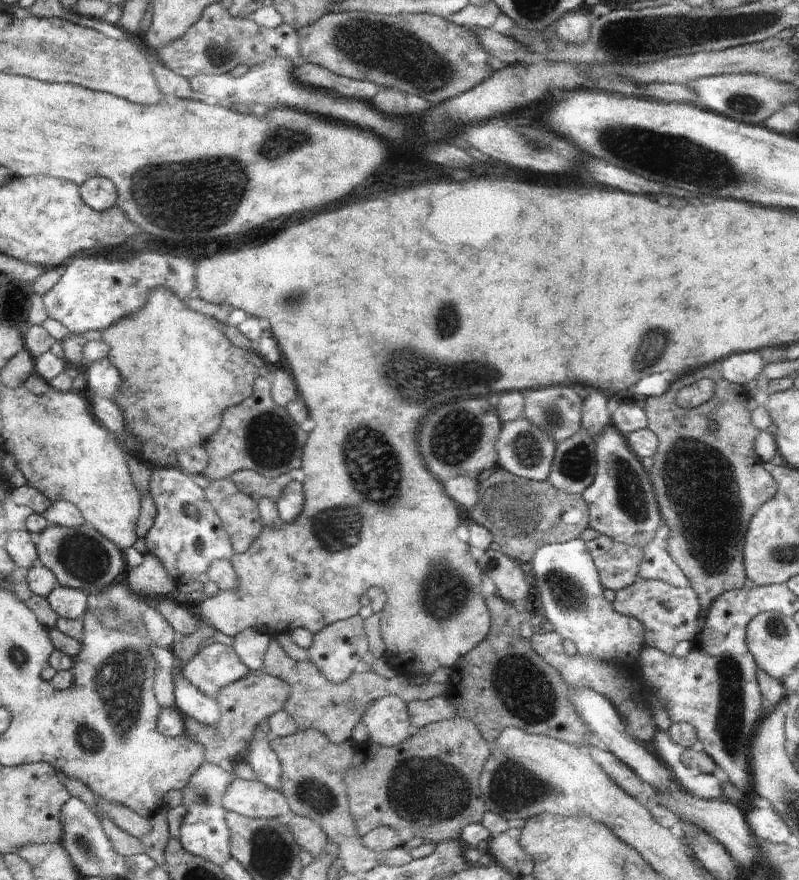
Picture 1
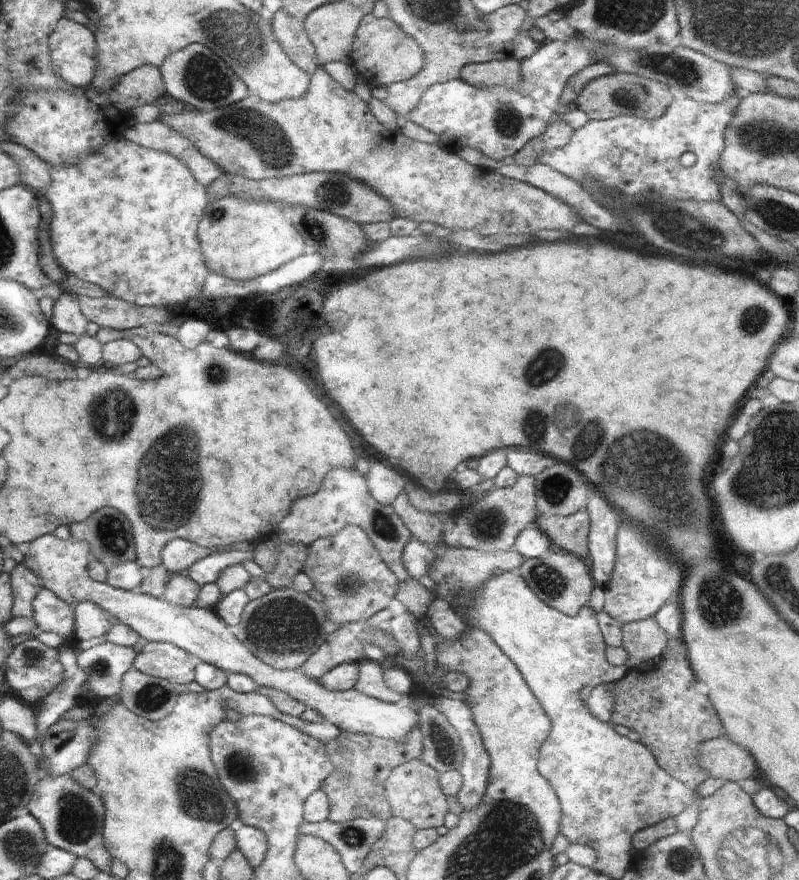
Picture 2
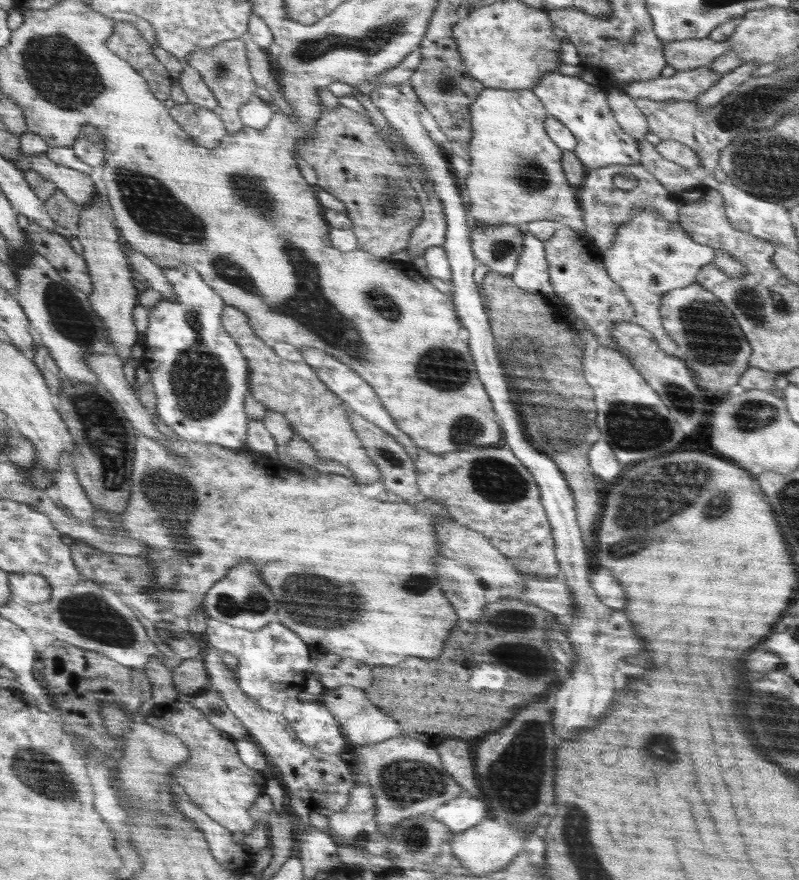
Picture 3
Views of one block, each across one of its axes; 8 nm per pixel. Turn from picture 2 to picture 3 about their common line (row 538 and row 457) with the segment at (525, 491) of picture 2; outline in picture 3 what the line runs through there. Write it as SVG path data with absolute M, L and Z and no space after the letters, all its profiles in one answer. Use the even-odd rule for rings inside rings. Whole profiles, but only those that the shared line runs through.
M483 447L442 455L416 448L413 465L419 490L416 496L418 503L424 499L432 499L443 504L443 507L448 509L450 518L464 527L482 533L522 574L560 575L559 562L555 555L555 540L540 502L538 485L533 474L508 448Z

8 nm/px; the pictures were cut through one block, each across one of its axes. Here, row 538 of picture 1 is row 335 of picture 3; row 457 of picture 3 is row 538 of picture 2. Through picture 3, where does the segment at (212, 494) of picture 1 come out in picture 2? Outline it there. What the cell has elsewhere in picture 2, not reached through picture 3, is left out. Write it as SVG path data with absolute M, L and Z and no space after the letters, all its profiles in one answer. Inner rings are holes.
M347 525L334 535L314 540L307 552L309 558L304 572L324 597L329 625L335 627L350 622L368 621L377 612L388 608L397 594L399 581L358 526Z

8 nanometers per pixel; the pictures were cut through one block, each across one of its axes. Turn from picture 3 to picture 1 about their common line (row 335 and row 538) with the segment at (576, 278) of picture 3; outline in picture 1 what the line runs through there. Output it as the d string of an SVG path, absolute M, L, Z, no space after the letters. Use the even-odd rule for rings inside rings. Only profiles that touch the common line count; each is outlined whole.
M598 535L586 543L598 570L600 584L610 590L622 590L638 577L642 550L609 536Z

